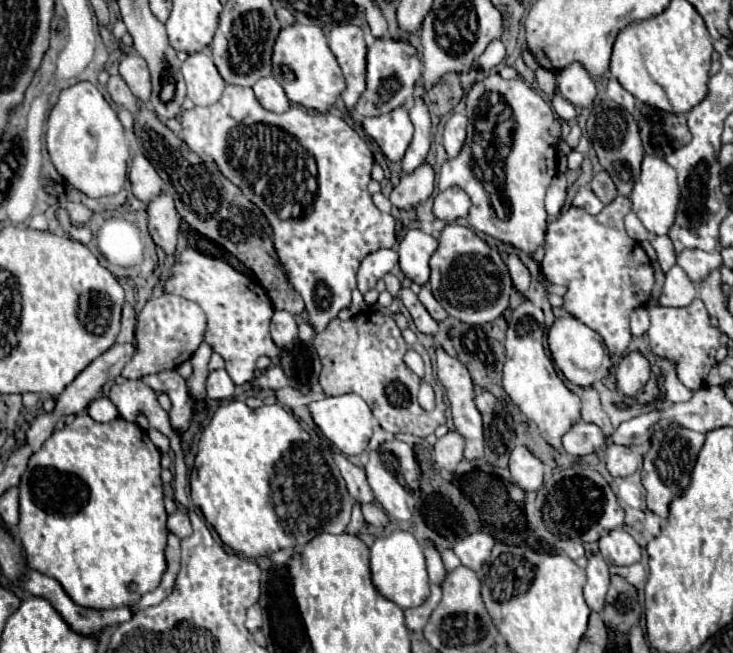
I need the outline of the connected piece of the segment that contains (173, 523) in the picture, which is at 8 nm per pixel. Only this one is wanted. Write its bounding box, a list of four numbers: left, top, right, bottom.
[167,511,191,539]

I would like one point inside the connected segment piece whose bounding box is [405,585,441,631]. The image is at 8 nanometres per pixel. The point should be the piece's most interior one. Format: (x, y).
(416, 618)

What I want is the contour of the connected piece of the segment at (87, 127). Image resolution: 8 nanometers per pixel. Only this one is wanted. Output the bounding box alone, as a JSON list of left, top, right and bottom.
[47,81,142,197]

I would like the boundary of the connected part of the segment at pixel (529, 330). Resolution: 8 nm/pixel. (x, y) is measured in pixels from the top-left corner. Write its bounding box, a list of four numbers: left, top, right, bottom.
[503,301,579,439]

